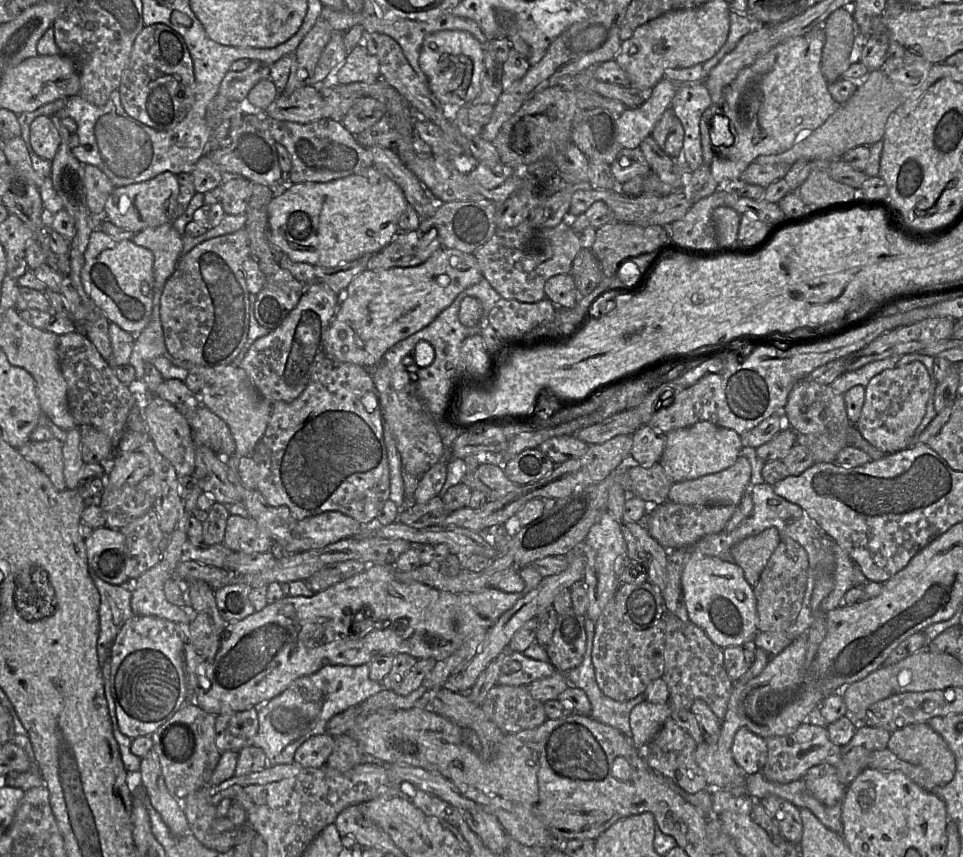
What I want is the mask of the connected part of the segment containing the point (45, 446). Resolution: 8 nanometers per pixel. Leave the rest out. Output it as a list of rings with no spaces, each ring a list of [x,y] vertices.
[[[58,439],[28,441],[17,449],[18,453],[36,465],[58,490],[65,490],[63,474],[63,443]]]

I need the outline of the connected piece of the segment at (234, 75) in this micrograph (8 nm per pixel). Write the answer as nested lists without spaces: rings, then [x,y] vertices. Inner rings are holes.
[[[255,60],[243,71],[228,71],[219,86],[218,94],[230,100],[246,100],[249,91],[259,79],[270,77],[269,66]]]

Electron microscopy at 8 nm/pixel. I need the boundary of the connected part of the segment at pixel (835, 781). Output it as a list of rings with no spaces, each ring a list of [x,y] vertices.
[[[822,763],[807,770],[802,780],[808,792],[827,807],[843,802],[847,786],[838,779],[834,765]]]

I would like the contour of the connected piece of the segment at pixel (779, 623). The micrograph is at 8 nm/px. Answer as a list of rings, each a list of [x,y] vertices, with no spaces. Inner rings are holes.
[[[781,538],[761,572],[758,583],[753,588],[759,631],[785,631],[793,624],[804,599],[808,567],[809,559],[806,550],[792,538]]]

